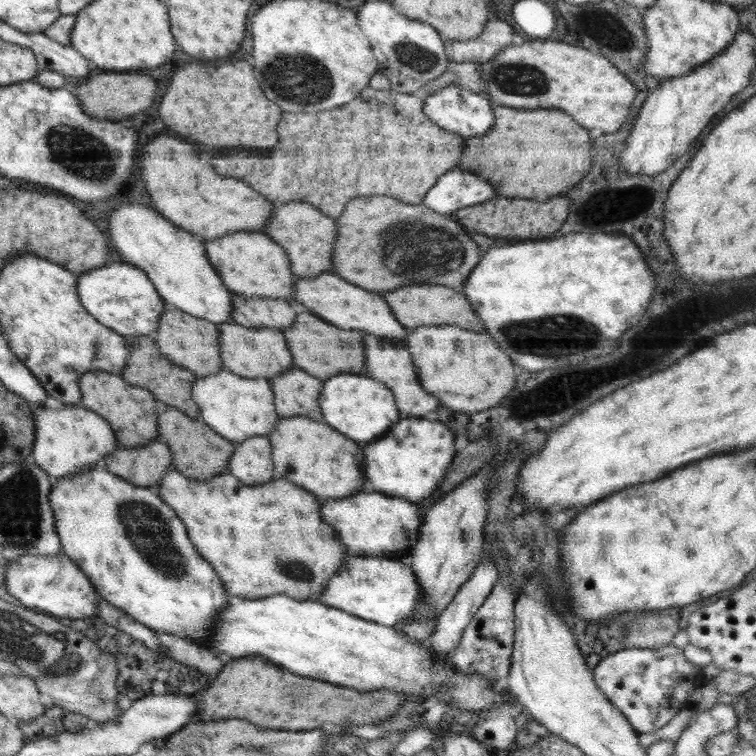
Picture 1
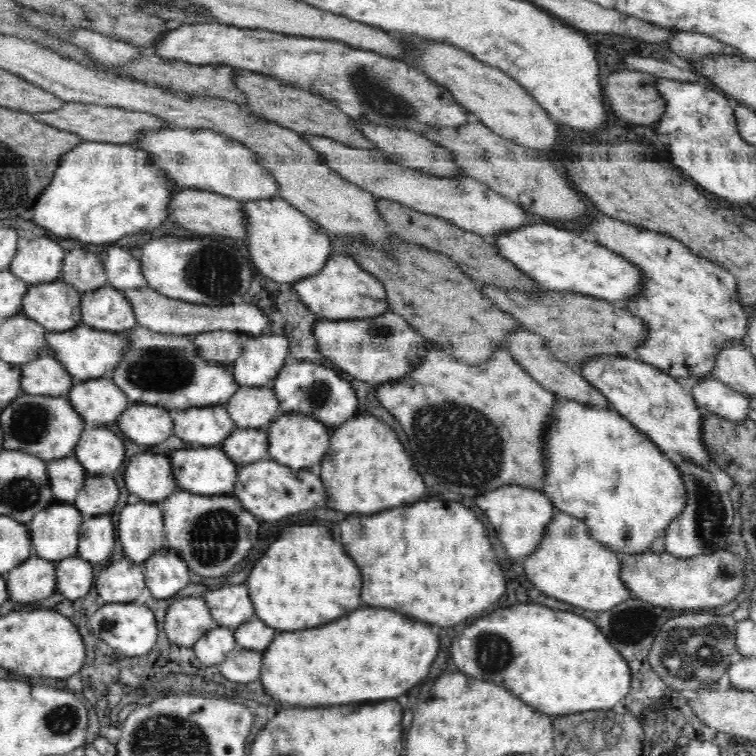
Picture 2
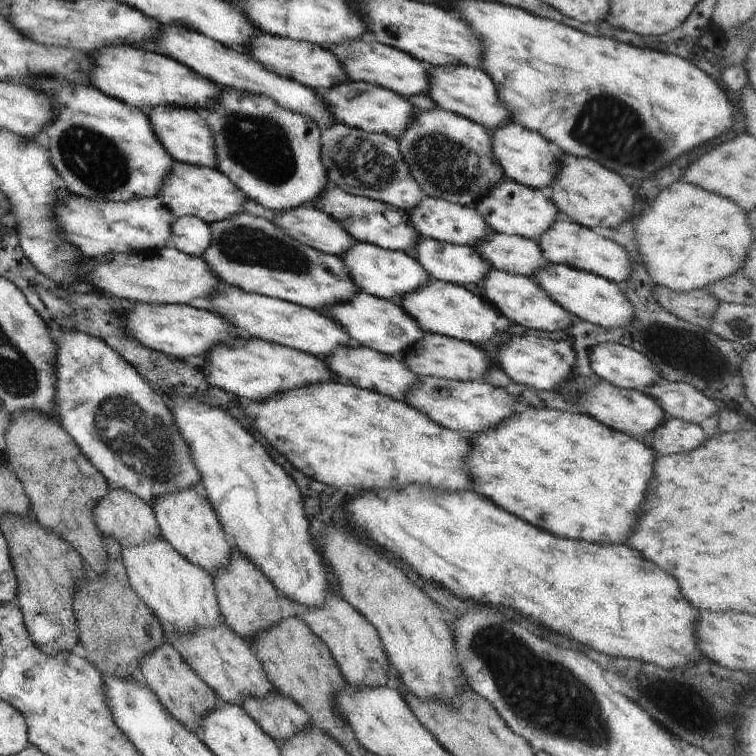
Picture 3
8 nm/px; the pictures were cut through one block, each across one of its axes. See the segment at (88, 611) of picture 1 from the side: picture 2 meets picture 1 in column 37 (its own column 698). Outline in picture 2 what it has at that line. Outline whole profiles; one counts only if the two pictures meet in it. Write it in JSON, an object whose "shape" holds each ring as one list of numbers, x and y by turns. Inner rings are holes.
{"shape":[[726,546,716,552,690,558,678,558,666,551,654,553,649,550,640,554,618,555,621,560,620,578,629,592,636,598,664,608,714,610,734,600,744,586,743,560,727,550]]}

